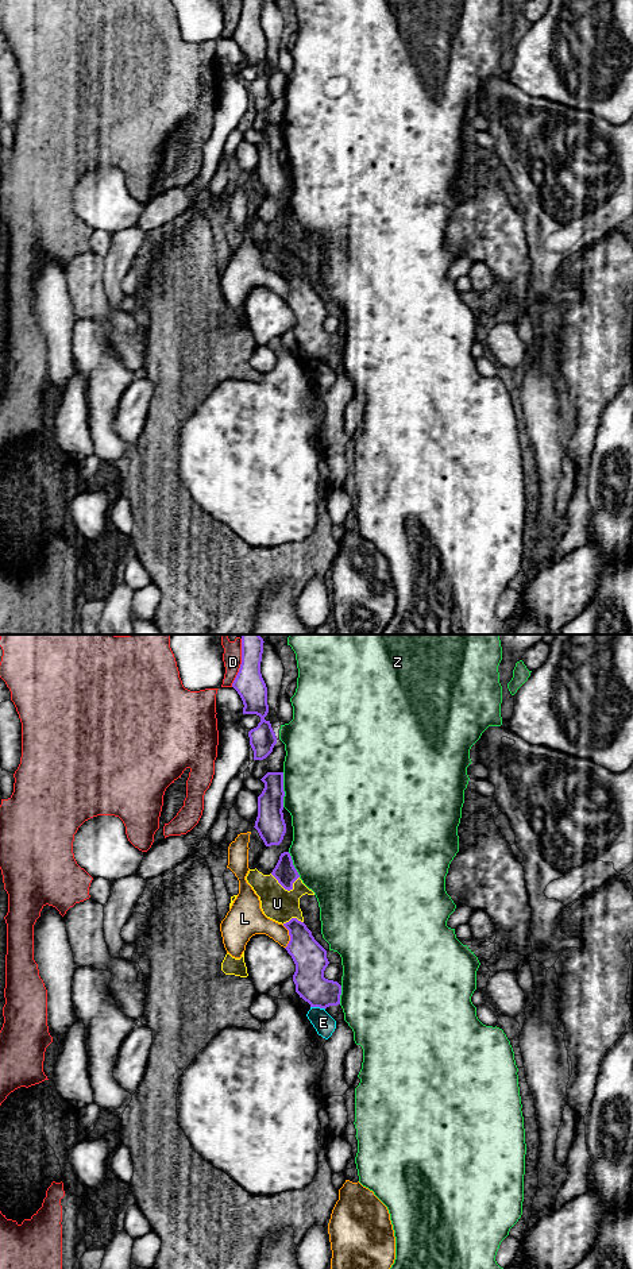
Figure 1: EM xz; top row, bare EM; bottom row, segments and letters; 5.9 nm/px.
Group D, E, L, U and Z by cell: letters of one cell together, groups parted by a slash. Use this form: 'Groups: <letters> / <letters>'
Groups: D / E / L / U / Z

